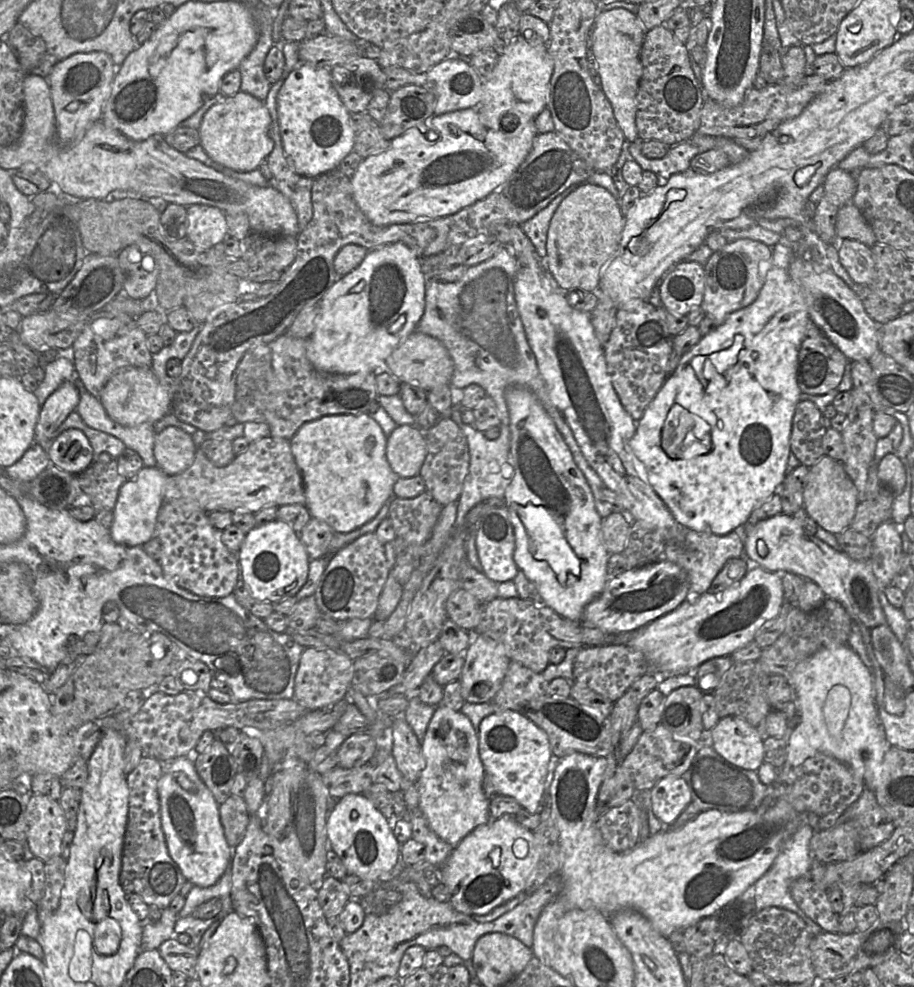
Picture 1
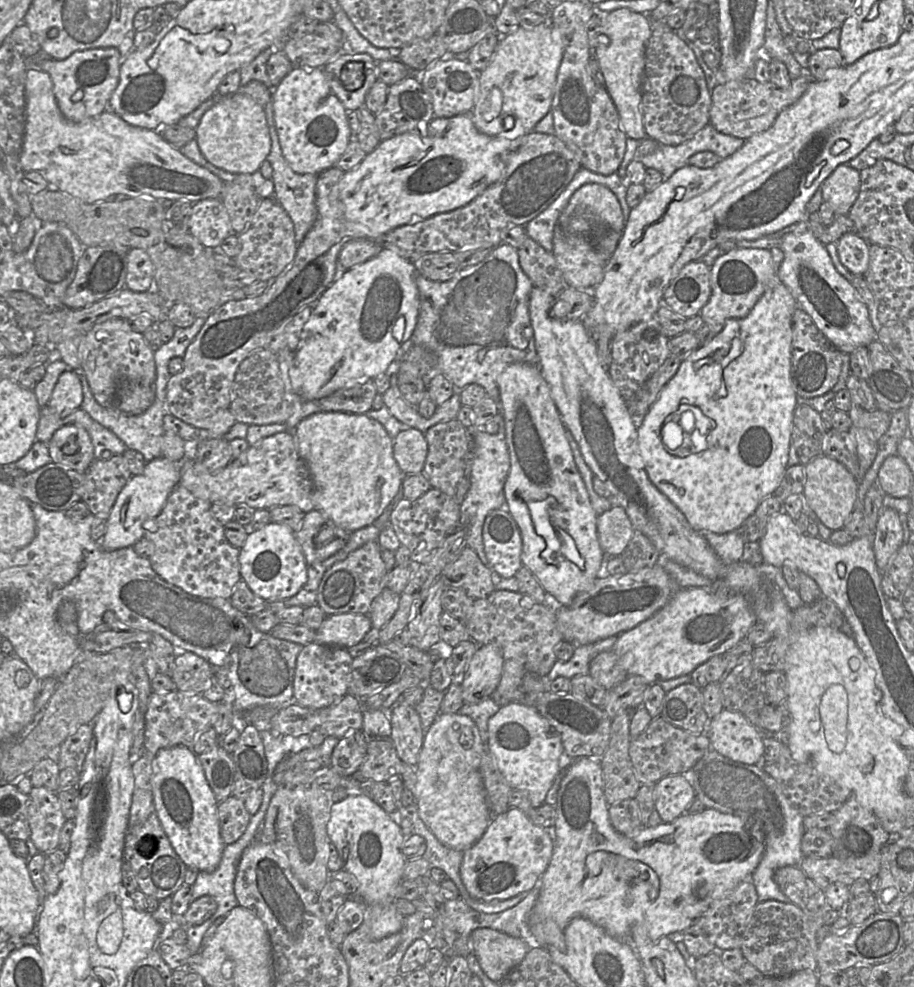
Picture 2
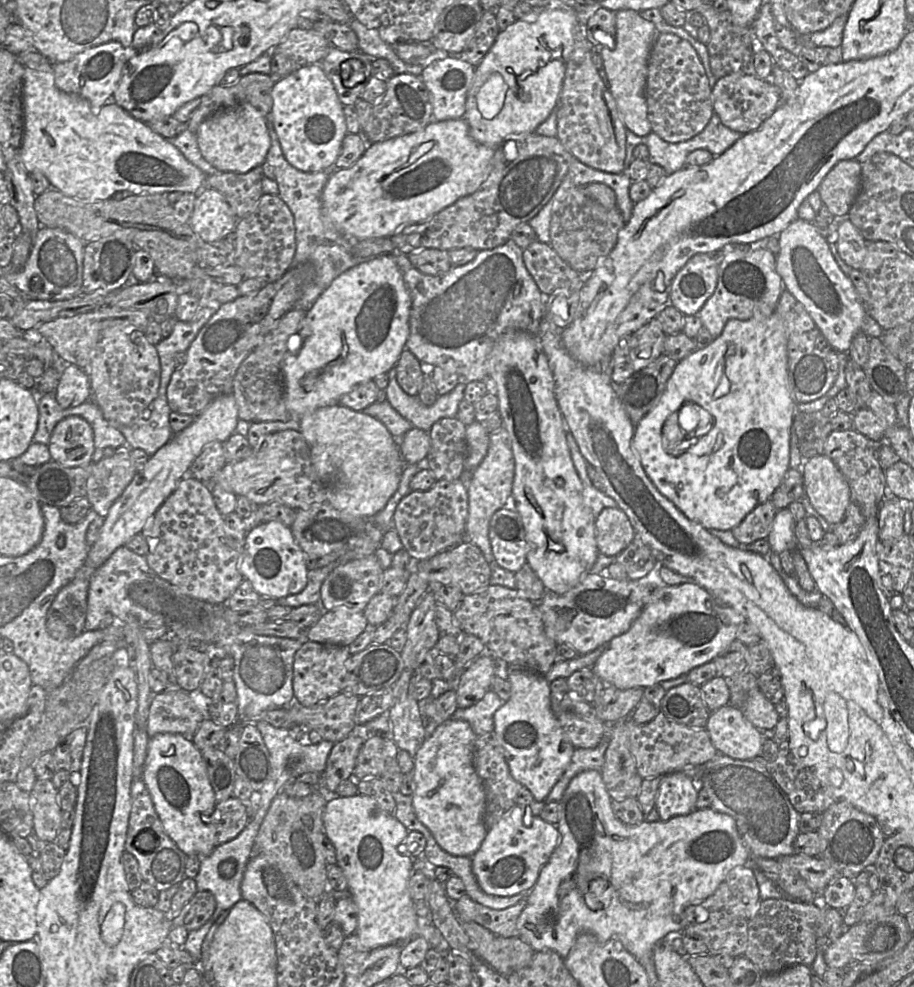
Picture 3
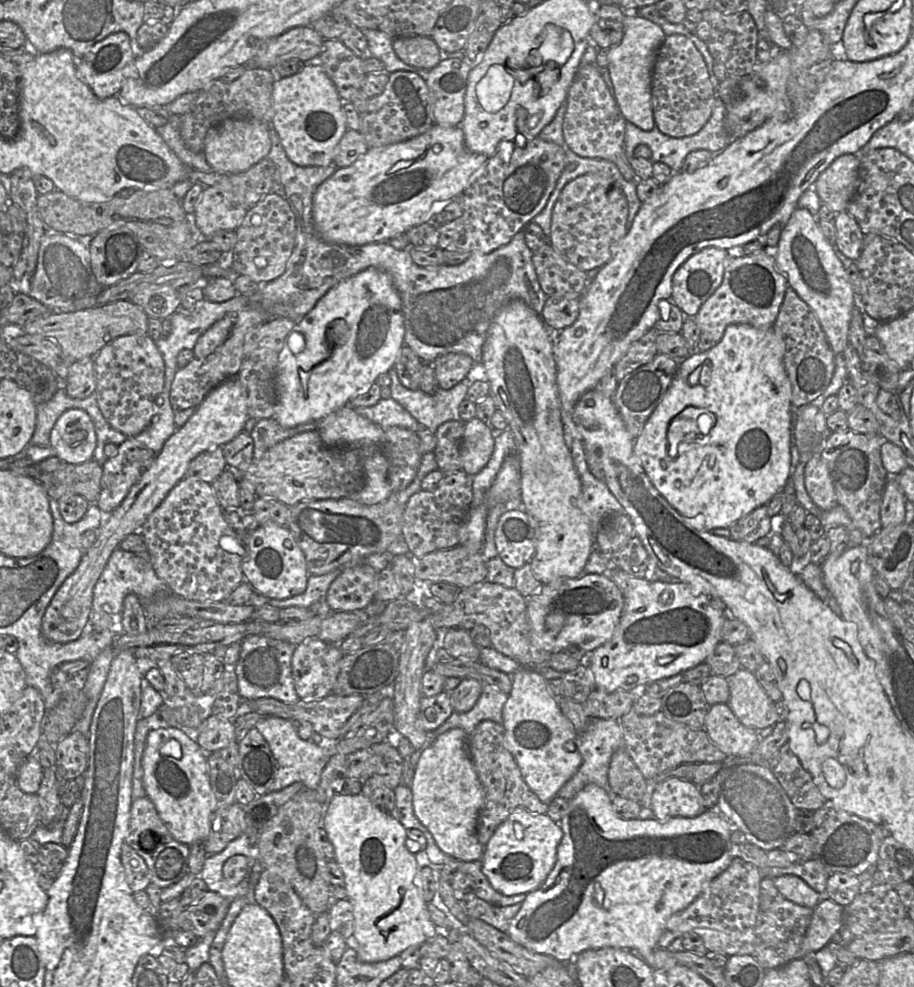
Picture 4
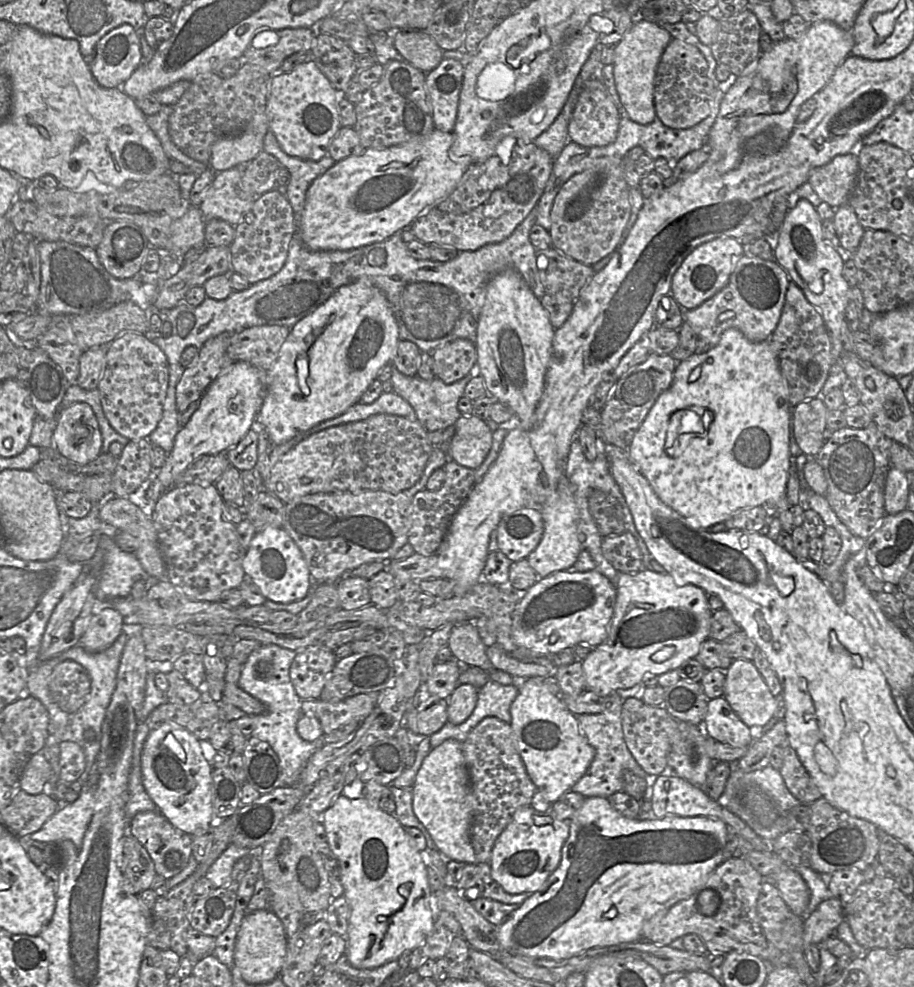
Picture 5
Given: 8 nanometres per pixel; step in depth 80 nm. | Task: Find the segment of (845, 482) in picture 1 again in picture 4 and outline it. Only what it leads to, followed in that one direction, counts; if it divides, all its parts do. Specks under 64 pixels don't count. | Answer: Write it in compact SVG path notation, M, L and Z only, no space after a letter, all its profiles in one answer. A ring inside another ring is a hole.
M813 454L804 469L805 488L814 503L823 511L838 505L833 480L827 462Z

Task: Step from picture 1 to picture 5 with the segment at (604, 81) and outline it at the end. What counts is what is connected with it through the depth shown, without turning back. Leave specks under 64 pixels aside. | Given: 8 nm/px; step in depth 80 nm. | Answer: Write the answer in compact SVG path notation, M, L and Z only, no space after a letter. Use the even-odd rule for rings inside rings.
M635 20L621 41L614 46L613 72L624 114L632 121L648 125L657 117L654 104L654 82L660 58L672 40L669 32L657 23Z

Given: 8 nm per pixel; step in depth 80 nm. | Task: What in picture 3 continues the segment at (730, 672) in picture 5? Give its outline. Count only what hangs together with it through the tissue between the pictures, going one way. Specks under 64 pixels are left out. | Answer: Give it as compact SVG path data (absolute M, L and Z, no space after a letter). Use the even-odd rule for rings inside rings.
M759 687L751 689L741 709L744 716L760 731L775 729L780 717Z

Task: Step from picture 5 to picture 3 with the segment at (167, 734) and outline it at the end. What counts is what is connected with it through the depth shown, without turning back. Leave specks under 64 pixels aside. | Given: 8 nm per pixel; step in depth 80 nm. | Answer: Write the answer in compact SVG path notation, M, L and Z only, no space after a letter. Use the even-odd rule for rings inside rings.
M159 733L151 737L143 781L165 832L187 856L198 855L202 860L217 846L217 824L213 819L217 801L202 752L192 739L174 733Z

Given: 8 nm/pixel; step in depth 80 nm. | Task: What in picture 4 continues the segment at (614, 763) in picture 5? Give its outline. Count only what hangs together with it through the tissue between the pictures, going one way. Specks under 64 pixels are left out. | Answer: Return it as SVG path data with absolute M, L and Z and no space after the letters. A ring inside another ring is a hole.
M590 718L586 729L577 734L575 743L582 756L582 764L576 774L558 791L557 796L571 800L586 785L595 784L606 790L612 801L616 794L611 790L608 782L609 766L613 753L624 747L623 731L619 720Z

